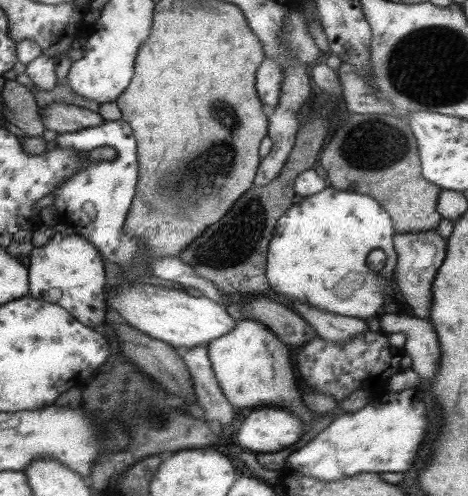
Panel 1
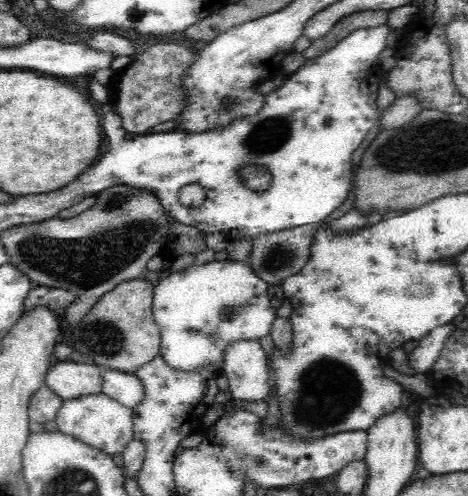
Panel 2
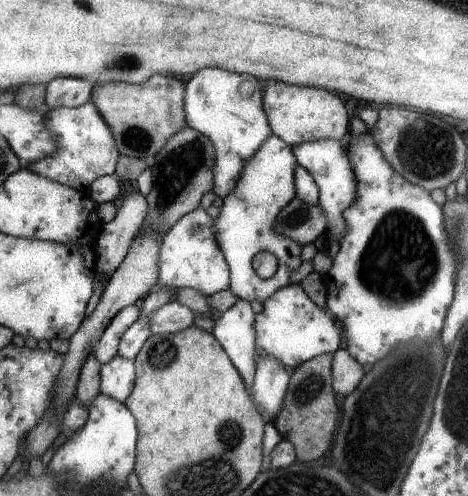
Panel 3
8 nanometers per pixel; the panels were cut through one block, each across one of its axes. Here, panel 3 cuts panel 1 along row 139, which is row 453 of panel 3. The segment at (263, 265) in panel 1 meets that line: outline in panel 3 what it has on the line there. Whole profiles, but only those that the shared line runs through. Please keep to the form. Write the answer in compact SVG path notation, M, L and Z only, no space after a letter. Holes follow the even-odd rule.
M321 354L315 356L301 366L297 366L289 376L289 386L283 400L283 410L279 410L279 416L273 420L275 430L283 440L287 440L295 448L295 460L297 462L309 462L311 458L321 458L321 454L329 448L331 440L337 436L337 418L339 408L333 394L333 354Z

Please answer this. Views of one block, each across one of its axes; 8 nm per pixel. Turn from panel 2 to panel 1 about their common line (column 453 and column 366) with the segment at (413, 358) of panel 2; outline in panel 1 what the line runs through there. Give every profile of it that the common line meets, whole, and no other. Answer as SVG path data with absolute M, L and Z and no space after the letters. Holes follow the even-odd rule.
M293 304L293 308L297 308L299 316L305 322L309 322L311 328L315 328L317 338L333 342L333 344L347 344L369 330L363 320L321 312L307 304Z

